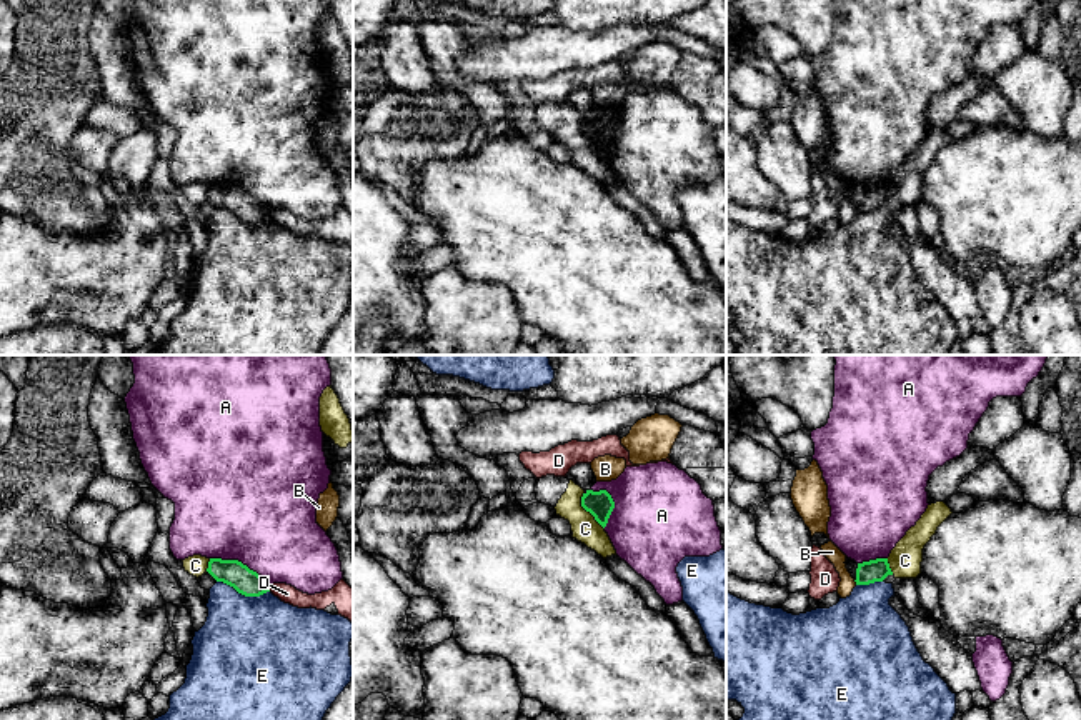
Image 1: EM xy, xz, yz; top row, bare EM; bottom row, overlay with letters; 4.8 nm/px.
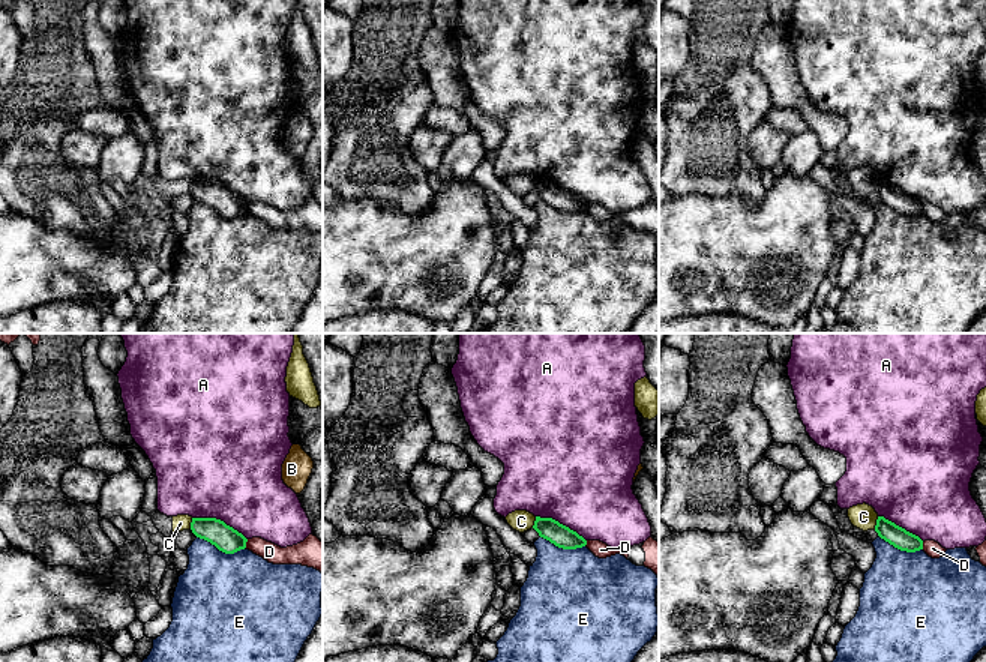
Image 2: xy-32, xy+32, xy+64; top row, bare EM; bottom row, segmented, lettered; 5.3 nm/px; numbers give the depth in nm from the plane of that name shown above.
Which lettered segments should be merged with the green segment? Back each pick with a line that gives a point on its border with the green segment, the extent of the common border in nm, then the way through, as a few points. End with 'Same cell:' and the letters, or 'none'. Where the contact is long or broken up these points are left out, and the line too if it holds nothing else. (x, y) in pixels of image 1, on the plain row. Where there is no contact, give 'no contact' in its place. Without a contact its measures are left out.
Same cell: none

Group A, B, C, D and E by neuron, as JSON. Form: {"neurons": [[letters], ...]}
{"neurons": [["A"], ["B"], ["C"], ["D"], ["E"]]}

